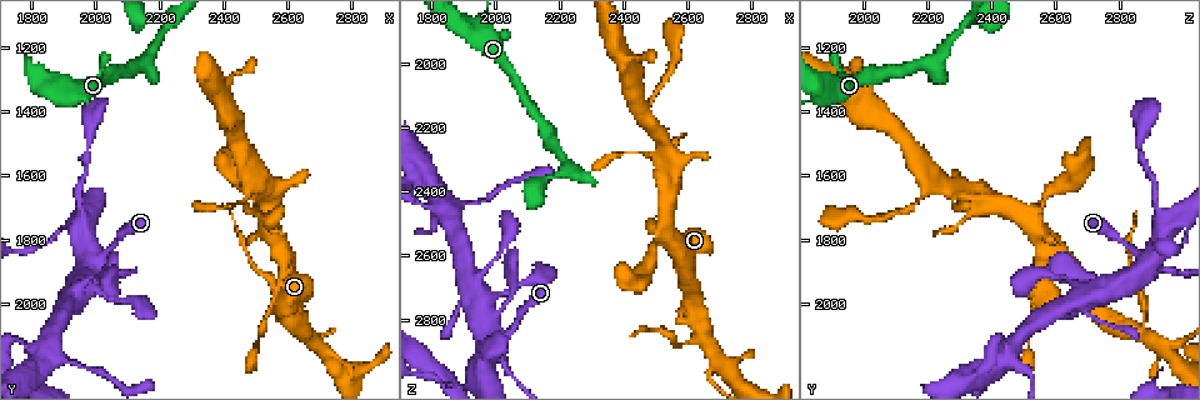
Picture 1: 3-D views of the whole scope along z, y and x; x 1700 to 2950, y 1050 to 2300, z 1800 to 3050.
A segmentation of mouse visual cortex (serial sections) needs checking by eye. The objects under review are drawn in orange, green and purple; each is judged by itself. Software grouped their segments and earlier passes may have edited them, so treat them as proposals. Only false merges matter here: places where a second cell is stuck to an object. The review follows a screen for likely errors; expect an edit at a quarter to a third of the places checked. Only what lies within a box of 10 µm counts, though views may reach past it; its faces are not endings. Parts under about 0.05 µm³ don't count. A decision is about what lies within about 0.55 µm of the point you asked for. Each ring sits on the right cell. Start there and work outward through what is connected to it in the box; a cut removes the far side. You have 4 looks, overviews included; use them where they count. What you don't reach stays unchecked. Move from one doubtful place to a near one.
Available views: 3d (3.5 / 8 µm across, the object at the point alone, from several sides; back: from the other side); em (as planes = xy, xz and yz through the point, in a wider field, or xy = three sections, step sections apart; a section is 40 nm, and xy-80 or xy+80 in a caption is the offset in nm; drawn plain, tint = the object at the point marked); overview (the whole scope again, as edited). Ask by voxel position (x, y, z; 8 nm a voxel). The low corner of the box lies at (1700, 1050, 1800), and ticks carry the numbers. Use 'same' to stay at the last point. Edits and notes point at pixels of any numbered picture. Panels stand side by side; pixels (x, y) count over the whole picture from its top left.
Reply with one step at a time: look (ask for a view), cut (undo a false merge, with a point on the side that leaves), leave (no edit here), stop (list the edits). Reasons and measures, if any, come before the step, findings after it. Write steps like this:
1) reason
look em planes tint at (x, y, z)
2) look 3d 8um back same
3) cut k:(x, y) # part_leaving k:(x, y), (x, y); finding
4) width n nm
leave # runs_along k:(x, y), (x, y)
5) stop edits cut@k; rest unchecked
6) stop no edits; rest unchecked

thin arm on a thick one
look 3d 3.5um at (2000, 1880, 2880)

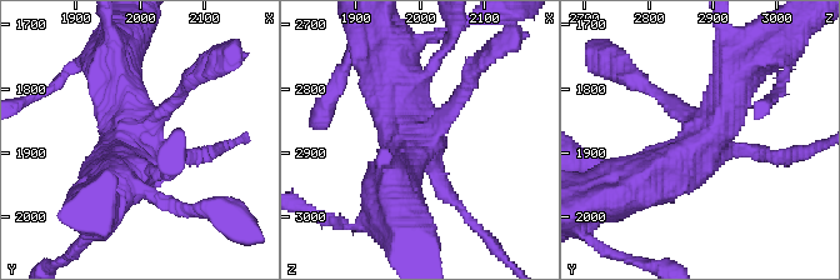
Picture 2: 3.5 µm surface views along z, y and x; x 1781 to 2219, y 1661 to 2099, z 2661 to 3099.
arms 4; arm_widths 200, 200, 500, 600 nm
look em planes tint at (1995, 1875, 2885)

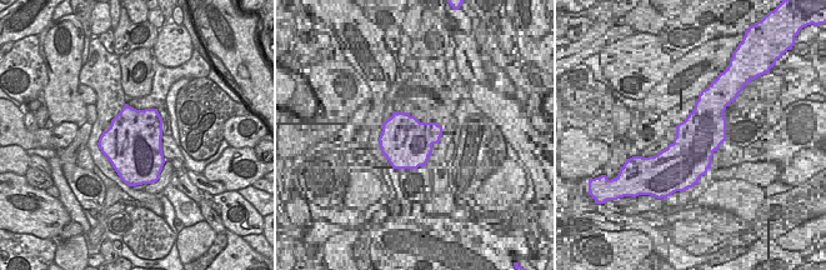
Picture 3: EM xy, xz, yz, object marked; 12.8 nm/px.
leave # runs_along 2:(184, 90), (126, 148), (115, 179); continuous, no second cell

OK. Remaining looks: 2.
three arms meet
look 3d 3.5um back at (2640, 2090, 2860)

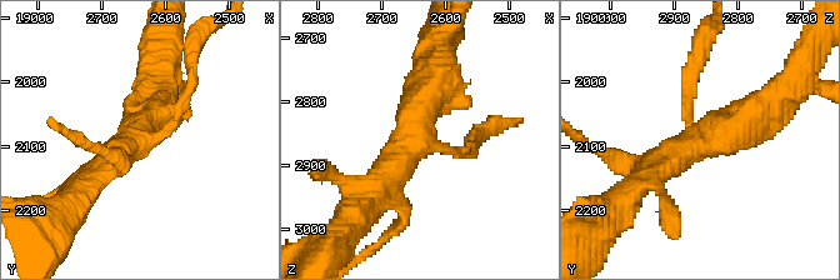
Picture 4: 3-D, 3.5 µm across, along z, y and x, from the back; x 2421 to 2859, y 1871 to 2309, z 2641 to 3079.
arms 3; arm_widths 150, 350, 500 nm; shape alone is not enough
look em xy step 5 tint at (2640, 2085, 2855)

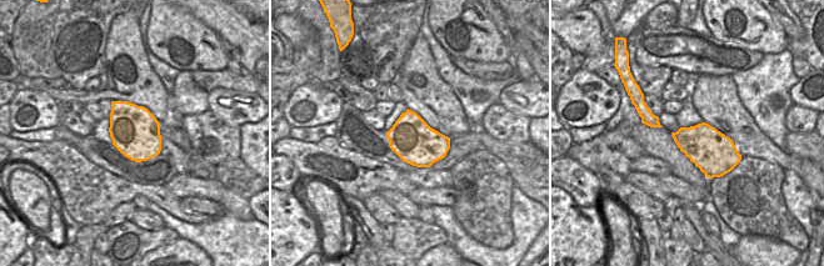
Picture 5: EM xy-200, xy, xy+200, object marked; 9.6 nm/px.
width 420 nm
cut 4:(685, 89) # part_leaving 4:(689, 125), (689, 79), (708, 33); two cells meet here

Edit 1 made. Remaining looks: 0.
stop edits cut@4; rest unchecked

